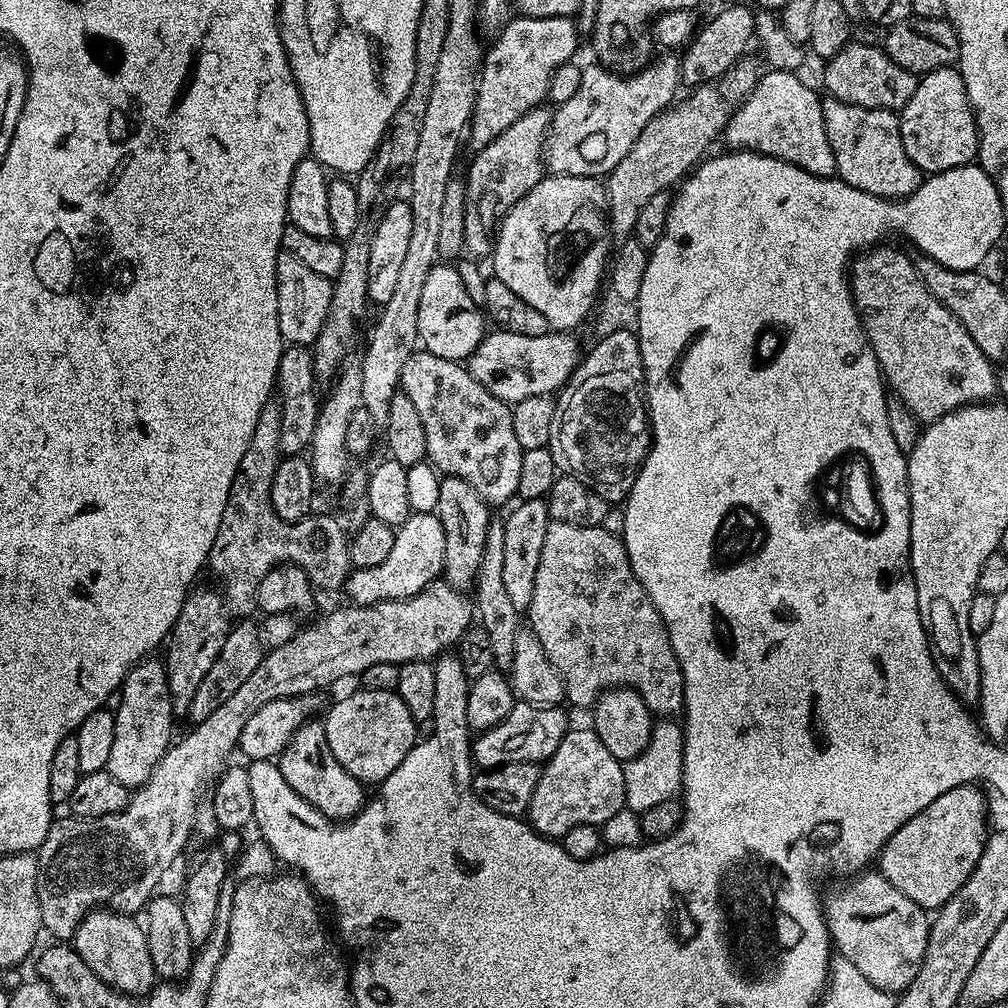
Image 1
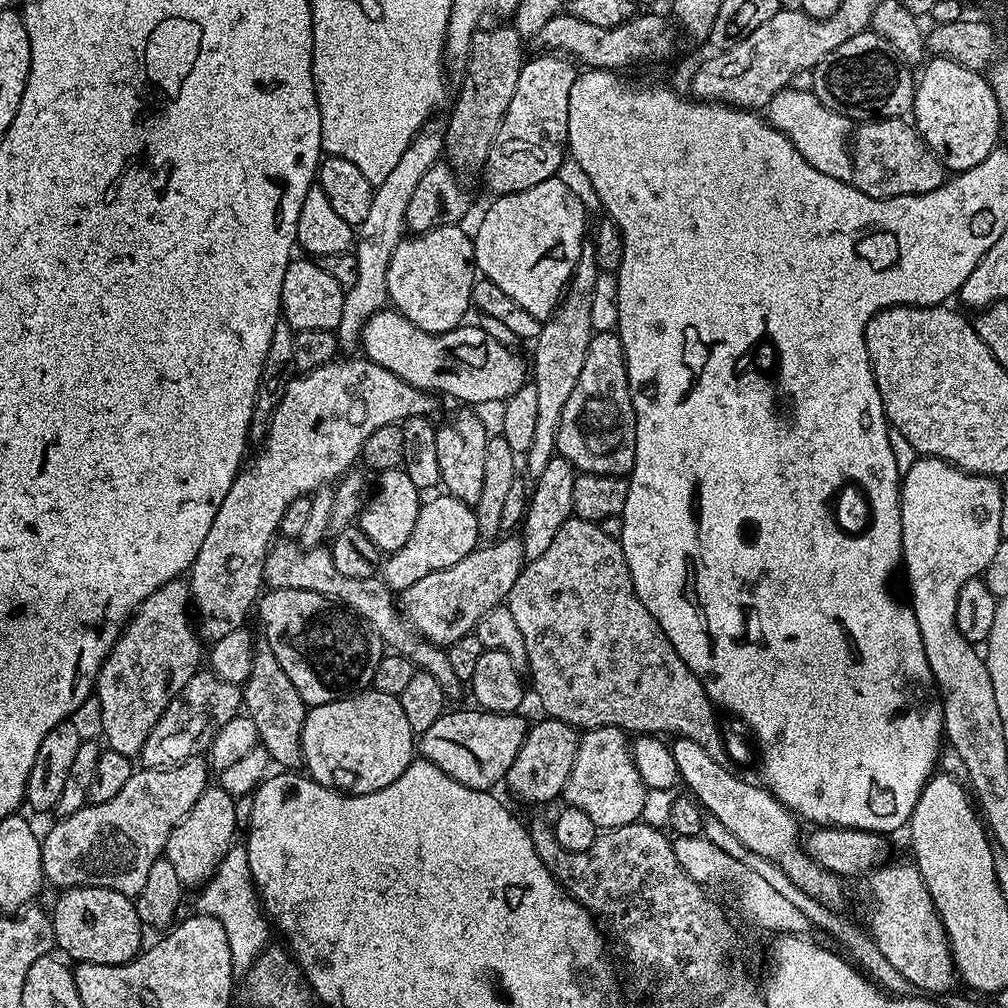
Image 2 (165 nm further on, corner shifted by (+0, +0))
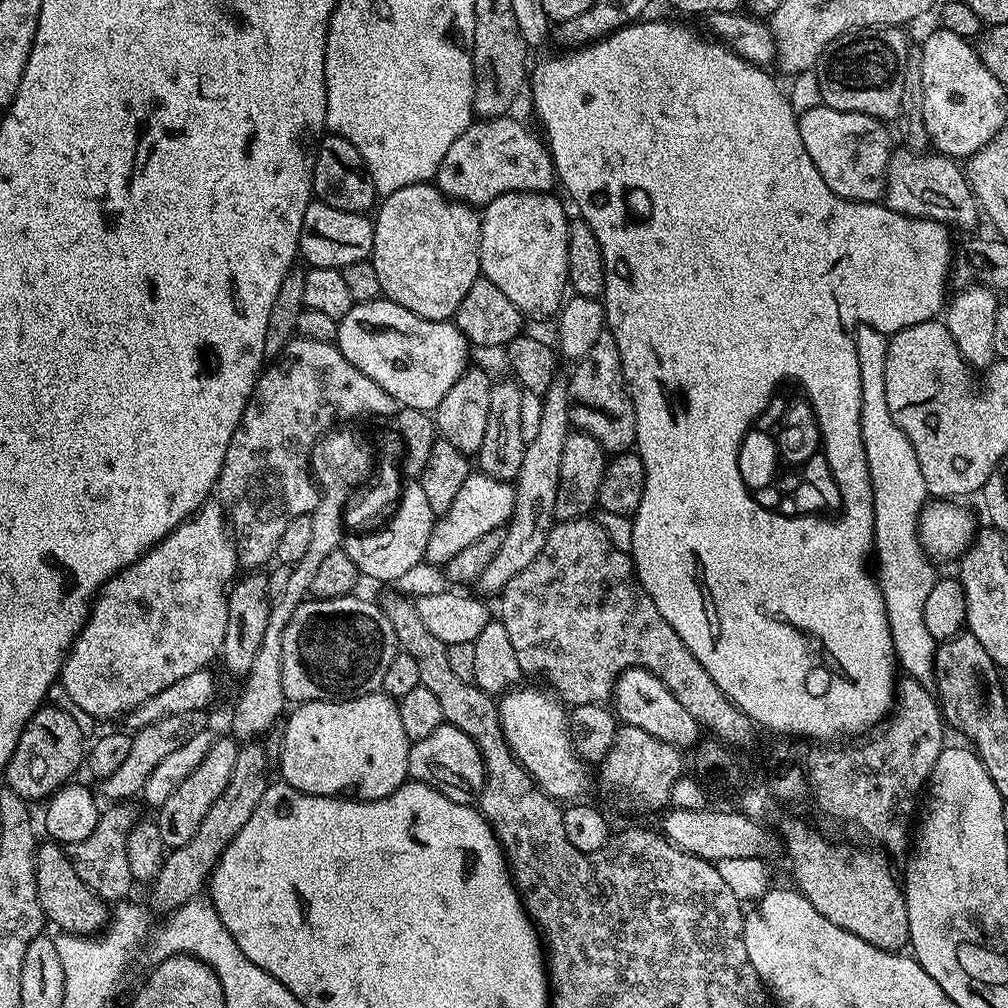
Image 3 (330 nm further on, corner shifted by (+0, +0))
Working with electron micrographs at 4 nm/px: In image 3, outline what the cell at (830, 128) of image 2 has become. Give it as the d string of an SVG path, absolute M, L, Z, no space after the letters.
M818 107L799 113L802 146L806 146L806 154L810 154L810 162L822 174L822 182L834 190L844 200L853 200L859 204L874 204L883 201L886 196L886 176L888 165L892 161L894 151L893 133L888 133L889 125L873 116L858 114L857 112L843 112L833 108Z

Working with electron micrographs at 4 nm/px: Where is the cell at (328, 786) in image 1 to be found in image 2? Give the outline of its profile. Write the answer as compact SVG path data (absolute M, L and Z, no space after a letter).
M260 642L255 645L248 680L242 686L242 708L254 722L259 747L268 751L268 759L273 765L284 770L296 770L301 767L300 725L303 724L308 708L302 694L294 690L294 682L286 678L286 670L278 666L278 658L270 646Z

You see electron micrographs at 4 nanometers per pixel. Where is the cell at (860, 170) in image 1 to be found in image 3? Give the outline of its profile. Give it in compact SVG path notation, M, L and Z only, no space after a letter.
M896 150L892 153L892 161L886 173L886 204L895 212L913 216L919 220L933 220L945 226L956 228L972 228L982 220L982 209L968 185L968 177L951 156L939 154L921 154L919 151Z

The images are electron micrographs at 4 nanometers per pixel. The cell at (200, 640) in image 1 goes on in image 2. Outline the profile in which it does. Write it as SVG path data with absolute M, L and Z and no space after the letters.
M337 358L331 364L323 364L309 372L293 375L285 383L282 402L278 402L268 421L268 435L259 445L260 453L241 467L226 498L222 498L222 506L218 506L218 514L214 514L214 523L206 533L202 550L198 550L186 580L190 604L194 609L194 624L205 641L217 640L230 634L230 630L245 627L244 619L251 608L253 611L265 587L264 563L268 549L279 533L286 506L294 502L294 498L311 497L317 489L323 489L329 483L327 480L335 481L343 477L355 465L352 464L355 460L357 463L366 438L370 438L370 434L374 434L378 426L400 424L412 416L433 415L436 404L429 393L410 386L410 382L398 378L398 374L390 374L390 370L378 366L370 359L359 359Z

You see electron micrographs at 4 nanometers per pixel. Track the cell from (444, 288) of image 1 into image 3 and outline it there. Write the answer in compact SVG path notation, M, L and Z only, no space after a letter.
M429 182L394 190L394 194L379 201L375 212L374 246L370 259L378 274L381 293L398 306L406 306L406 310L427 320L448 320L455 317L458 302L466 298L466 290L470 290L470 286L474 286L474 282L482 276L480 216L477 209L462 200L444 195L435 183Z

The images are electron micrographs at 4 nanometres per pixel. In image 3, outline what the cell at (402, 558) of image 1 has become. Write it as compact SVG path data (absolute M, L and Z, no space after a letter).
M479 470L473 471L458 490L458 498L454 498L454 506L437 519L430 530L430 542L426 542L424 560L427 563L446 566L454 554L470 546L470 542L482 538L482 534L490 534L494 530L504 528L512 519L516 509L516 490L507 480L496 480Z

